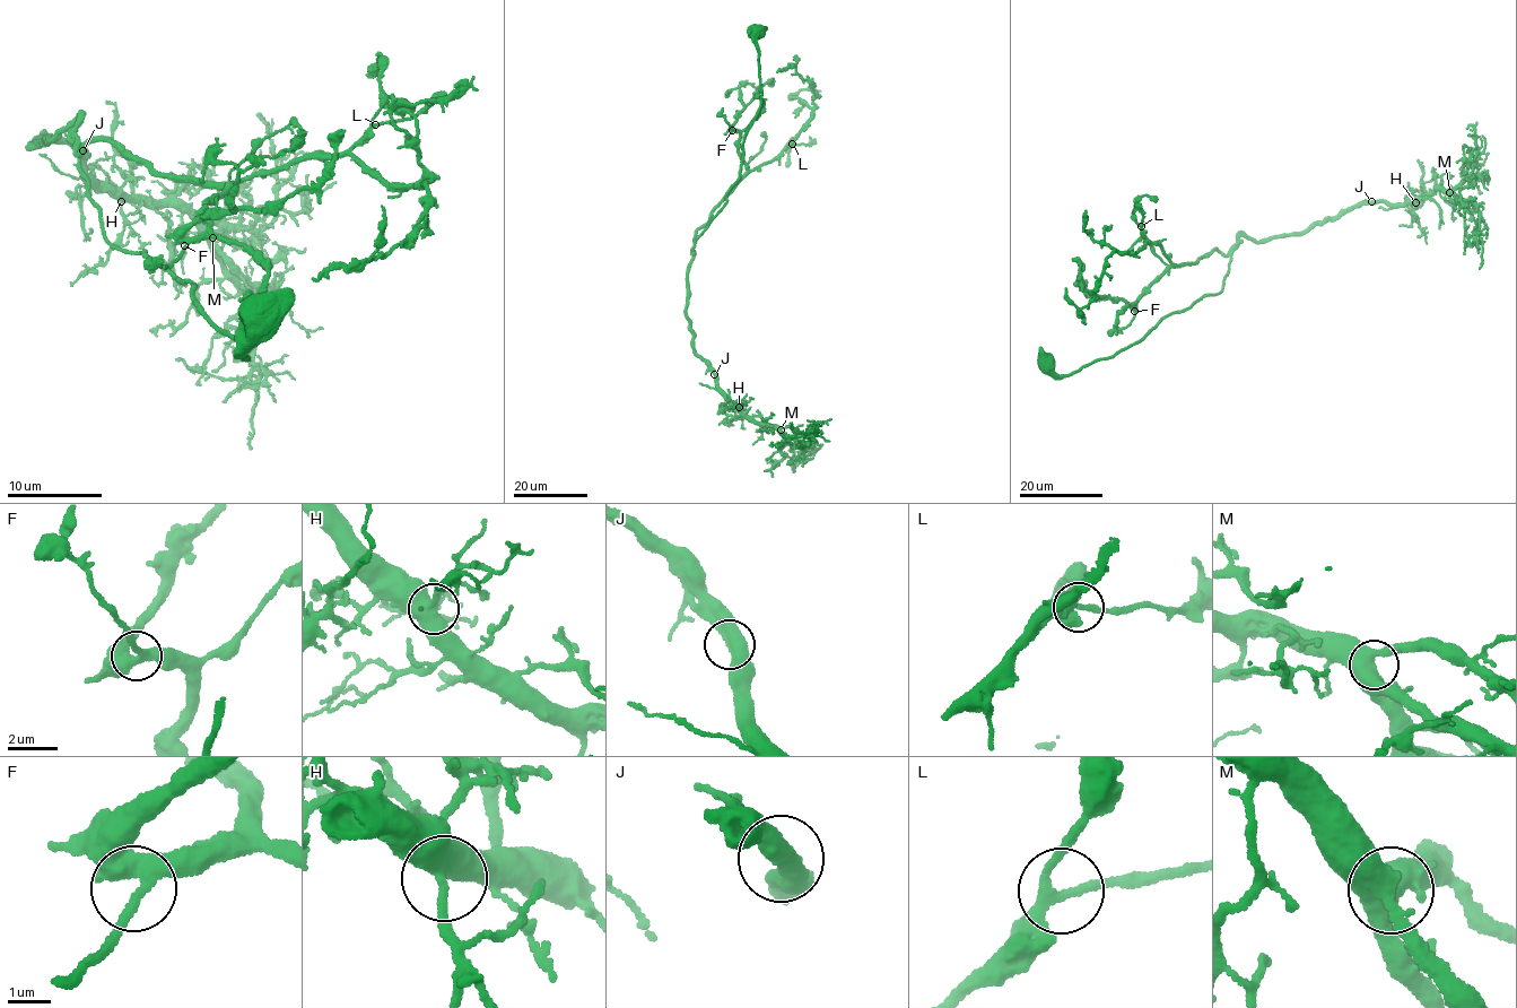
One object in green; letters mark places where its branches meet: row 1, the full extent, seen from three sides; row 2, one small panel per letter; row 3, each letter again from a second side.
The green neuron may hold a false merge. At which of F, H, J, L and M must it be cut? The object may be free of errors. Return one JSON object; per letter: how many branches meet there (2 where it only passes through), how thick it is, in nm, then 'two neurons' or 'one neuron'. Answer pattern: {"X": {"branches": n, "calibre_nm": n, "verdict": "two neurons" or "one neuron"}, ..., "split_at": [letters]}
{"F": {"branches": 3, "calibre_nm": 320, "verdict": "one neuron"}, "H": {"branches": 2, "calibre_nm": 500, "verdict": "one neuron"}, "J": {"branches": 2, "calibre_nm": 550, "verdict": "one neuron"}, "L": {"branches": 3, "calibre_nm": 240, "verdict": "one neuron"}, "M": {"branches": 3, "calibre_nm": 500, "verdict": "one neuron"}, "split_at": []}

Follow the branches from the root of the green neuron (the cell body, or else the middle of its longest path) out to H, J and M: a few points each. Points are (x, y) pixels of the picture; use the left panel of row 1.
H: (262, 314), (242, 361), (190, 281), (109, 242), (78, 120), (28, 148), (83, 148), (121, 201)
J: (262, 314), (242, 361), (190, 281), (109, 242), (79, 170), (78, 120), (28, 148), (49, 136), (84, 149)
M: (262, 314), (242, 361), (190, 281), (109, 242), (78, 120), (28, 148), (72, 144), (212, 237)

